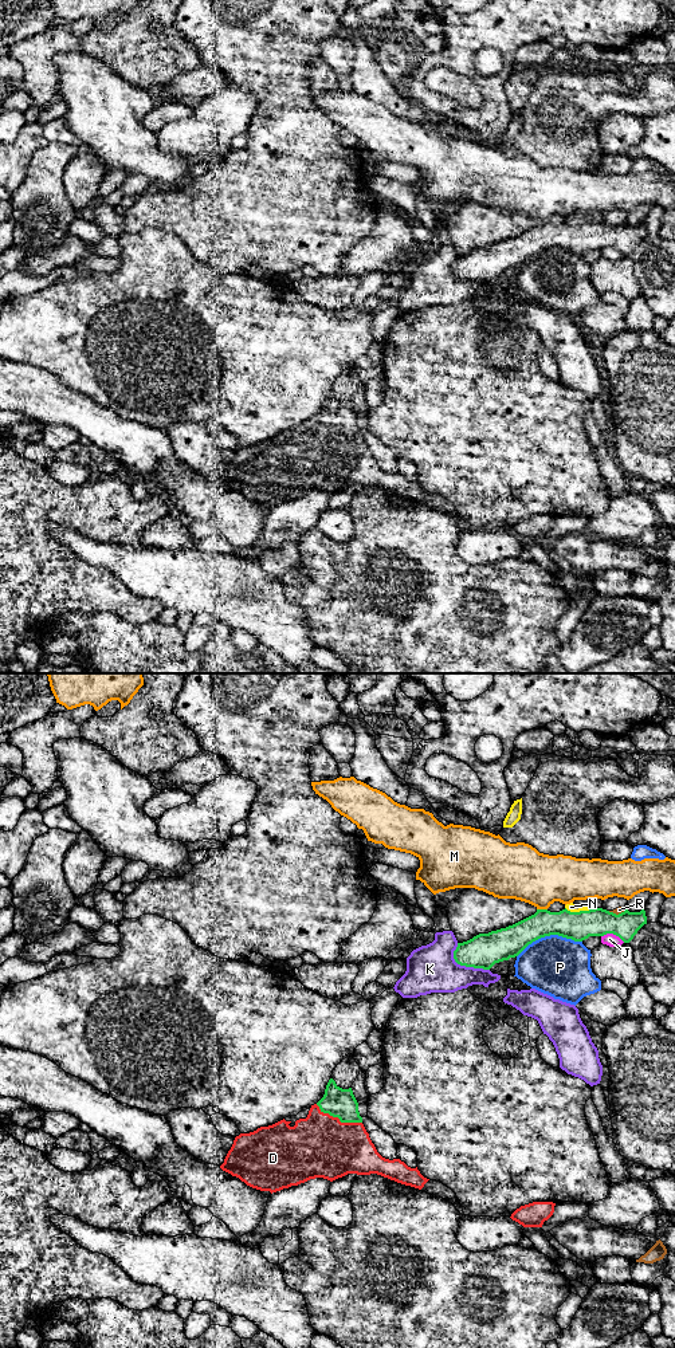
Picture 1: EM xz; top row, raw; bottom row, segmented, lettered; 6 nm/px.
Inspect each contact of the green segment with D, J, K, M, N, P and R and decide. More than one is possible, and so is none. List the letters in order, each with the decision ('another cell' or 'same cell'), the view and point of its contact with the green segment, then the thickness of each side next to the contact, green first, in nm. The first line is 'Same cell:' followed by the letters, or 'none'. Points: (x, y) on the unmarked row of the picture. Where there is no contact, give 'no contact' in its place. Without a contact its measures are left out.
Same cell: D
D: same cell; meets green in xz at (338, 431); 180 nm thick on the green side, 380 nm on the other
J: another cell; meets green in xz at (613, 247); 180 nm thick on the green side, 80 nm on the other
K: another cell; meets green in xz at (463, 278); 200 nm thick on the green side, 280 nm on the other
M: another cell; meets green in xz at (542, 223); 180 nm thick on the green side, 320 nm on the other
N: another cell; meets green in xz at (580, 224); 180 nm thick on the green side, 50 nm on the other
P: another cell; meets green in xz at (549, 248); 180 nm thick on the green side, 360 nm on the other
R: another cell; meets green in xz at (615, 227); 180 nm thick on the green side, 40 nm on the other

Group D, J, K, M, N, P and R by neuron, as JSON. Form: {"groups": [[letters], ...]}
{"groups": [["D"], ["J", "N"], ["K"], ["M"], ["P"], ["R"]]}

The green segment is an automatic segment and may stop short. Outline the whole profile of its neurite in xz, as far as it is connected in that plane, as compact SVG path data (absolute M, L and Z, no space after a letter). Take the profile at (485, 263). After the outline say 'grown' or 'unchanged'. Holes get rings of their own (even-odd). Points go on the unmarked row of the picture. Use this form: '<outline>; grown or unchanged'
M566 221L560 225L537 223L534 228L513 239L458 256L454 272L460 279L490 283L495 276L518 270L529 258L545 249L558 248L582 255L589 249L613 247L629 256L644 237L644 223L624 223L619 228L603 221L580 225Z; unchanged

